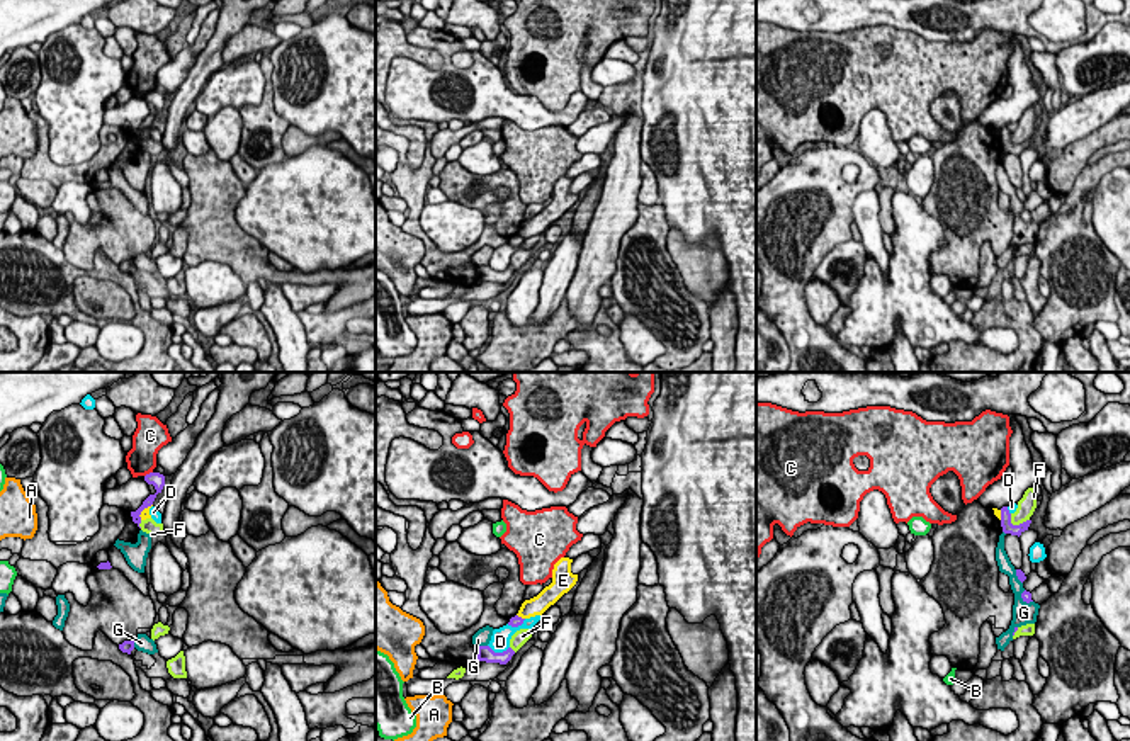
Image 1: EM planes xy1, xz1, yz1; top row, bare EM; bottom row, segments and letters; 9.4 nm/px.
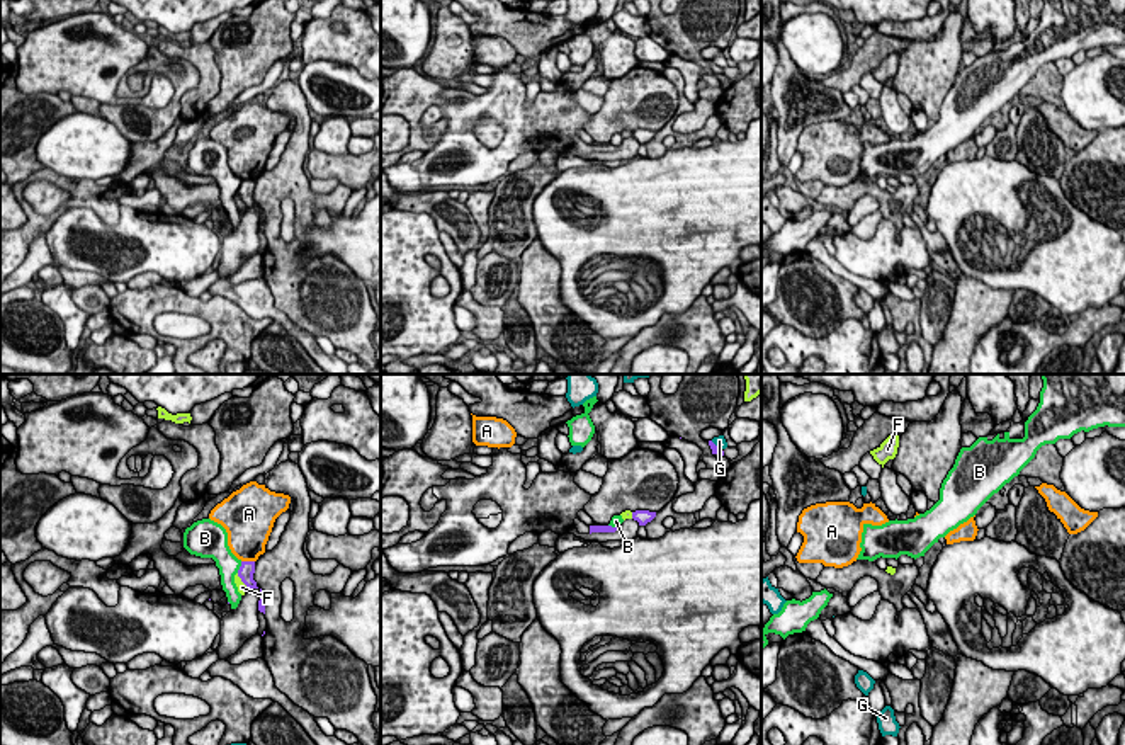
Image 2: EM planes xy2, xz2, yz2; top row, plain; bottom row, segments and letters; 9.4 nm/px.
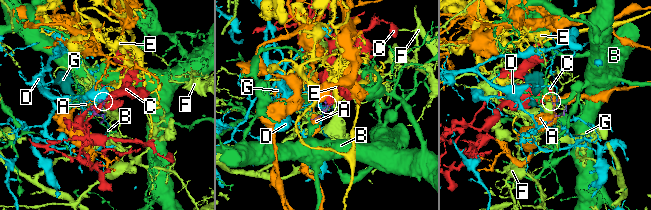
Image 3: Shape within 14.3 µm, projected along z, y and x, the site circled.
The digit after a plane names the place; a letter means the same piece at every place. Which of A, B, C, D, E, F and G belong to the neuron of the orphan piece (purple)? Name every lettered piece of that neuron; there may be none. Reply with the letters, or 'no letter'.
no letter

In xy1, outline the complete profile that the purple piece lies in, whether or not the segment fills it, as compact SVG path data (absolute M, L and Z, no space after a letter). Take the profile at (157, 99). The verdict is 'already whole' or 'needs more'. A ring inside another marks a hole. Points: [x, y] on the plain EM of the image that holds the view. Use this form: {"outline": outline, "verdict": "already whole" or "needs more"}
{"outline": "M150 92L150 93L144 95L144 100L146 100L148 104L153 104L155 109L156 109L156 112L155 112L155 114L150 114L136 131L131 131L133 141L134 141L138 146L139 146L139 143L141 143L141 136L139 136L141 131L143 131L144 127L151 126L153 121L155 121L155 117L156 117L156 114L161 112L161 109L163 109L163 105L165 105L165 95L160 93L160 92Z", "verdict": "already whole"}

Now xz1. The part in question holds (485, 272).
{"outline": "M479 265L479 267L476 267L476 270L477 270L479 280L500 282L500 284L506 284L511 279L511 275L515 274L515 270L511 267L508 267L503 272L494 272L489 265Z", "verdict": "already whole"}

